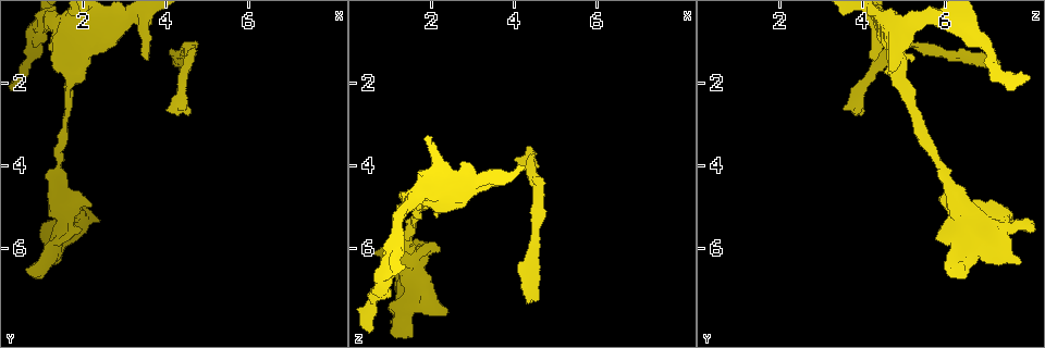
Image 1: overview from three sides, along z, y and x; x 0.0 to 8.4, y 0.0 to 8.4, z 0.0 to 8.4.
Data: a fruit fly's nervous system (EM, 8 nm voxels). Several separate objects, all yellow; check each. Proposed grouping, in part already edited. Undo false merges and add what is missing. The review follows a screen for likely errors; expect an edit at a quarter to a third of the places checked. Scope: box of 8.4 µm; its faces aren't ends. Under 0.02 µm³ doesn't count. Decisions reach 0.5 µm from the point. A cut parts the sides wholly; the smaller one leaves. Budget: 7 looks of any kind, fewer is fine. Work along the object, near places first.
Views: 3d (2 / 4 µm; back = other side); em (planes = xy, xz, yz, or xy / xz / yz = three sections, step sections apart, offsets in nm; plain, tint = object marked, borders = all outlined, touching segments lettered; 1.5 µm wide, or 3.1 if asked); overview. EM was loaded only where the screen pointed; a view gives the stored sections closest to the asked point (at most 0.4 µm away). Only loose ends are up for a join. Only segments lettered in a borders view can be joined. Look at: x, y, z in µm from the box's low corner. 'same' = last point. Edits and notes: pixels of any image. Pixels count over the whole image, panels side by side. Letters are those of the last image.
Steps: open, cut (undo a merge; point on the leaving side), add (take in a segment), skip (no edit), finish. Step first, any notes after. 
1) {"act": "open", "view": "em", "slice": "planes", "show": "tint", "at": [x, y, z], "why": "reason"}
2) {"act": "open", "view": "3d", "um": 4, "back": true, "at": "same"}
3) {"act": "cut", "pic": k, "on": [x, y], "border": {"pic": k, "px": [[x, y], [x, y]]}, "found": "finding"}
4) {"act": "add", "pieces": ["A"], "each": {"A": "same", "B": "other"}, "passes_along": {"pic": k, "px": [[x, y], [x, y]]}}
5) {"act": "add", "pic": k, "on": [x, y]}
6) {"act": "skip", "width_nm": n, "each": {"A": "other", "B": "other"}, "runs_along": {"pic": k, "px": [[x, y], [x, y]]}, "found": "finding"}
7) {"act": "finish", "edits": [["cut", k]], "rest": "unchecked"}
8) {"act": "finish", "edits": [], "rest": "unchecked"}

{"act": "open", "view": "3d", "um": 2, "at": [2.15, 1.45, 5.30], "why": "stops while still wide"}

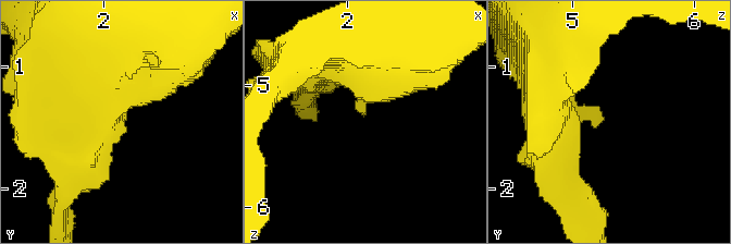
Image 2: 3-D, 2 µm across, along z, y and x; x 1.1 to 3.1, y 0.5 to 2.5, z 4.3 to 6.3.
{"act": "open", "view": "em", "slice": "planes", "show": "borders", "at": [2.12, 1.42, 5.24]}

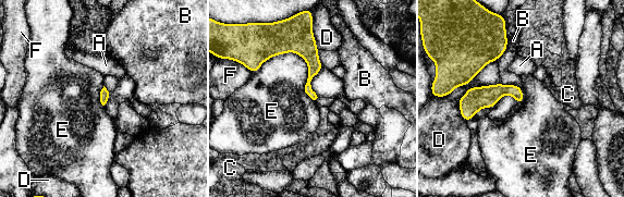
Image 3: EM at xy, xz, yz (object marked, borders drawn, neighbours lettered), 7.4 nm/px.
{"act": "skip", "longest_contact_nm": ["E", 500], "each": {"A": "other", "B": "other", "C": "other", "D": "other", "E": "other", "F": "other"}, "border": {"pic": 3, "px": [[253, 72], [296, 52], [315, 100]]}, "found": "no lettered segment goes on from it"}

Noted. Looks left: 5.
{"act": "open", "view": "3d", "um": 2, "at": [3.60, 1.40, 4.15], "why": "an open end"}

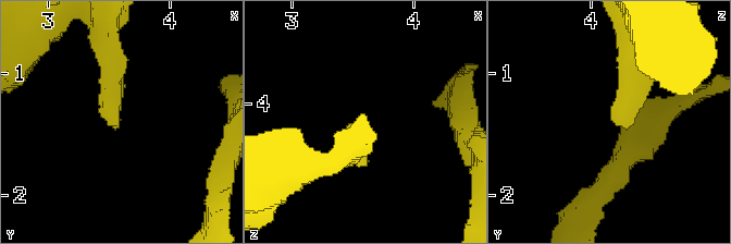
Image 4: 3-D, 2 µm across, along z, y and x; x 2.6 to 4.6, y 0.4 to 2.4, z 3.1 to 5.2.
{"act": "open", "view": "em", "slice": "planes", "show": "borders", "at": [3.58, 1.42, 4.20]}

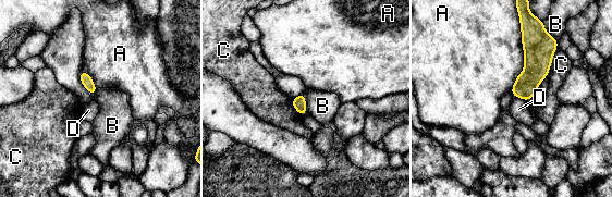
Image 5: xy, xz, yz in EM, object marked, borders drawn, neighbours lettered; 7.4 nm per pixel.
{"act": "skip", "each": {"A": "other", "B": "other", "C": "other", "D": "other"}, "border": {"pic": 5, "px": [[304, 93], [308, 112]]}, "found": "no lettered segment goes on from it"}

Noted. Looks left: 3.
{"act": "open", "view": "em", "slice": "yz", "step": 8, "show": "borders", "at": [1.00, 6.40, 7.70], "why": "an open end"}

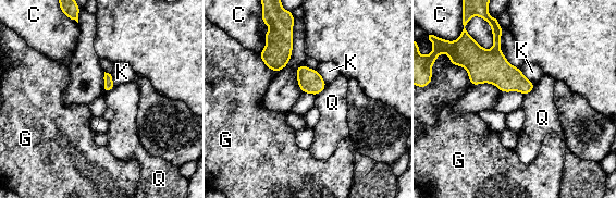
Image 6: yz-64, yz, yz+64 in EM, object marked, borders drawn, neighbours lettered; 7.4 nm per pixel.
{"act": "open", "view": "em", "slice": "planes", "show": "borders", "at": "same", "why": "another direction"}

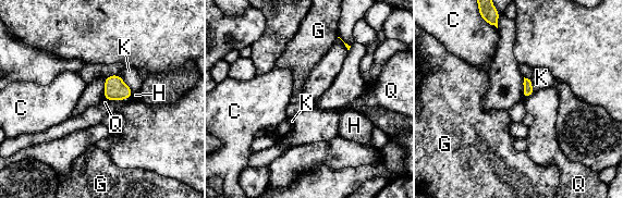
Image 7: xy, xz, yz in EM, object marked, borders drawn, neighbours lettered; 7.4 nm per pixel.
{"act": "skip", "each": {"C": "other", "G": "other", "H": "other", "K": "other", "Q": "other"}, "border": {"pic": 7, "px": [[535, 91], [524, 99]]}, "found": "none of them fits"}

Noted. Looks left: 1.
{"act": "finish", "edits": [], "rest": "unchecked"}

